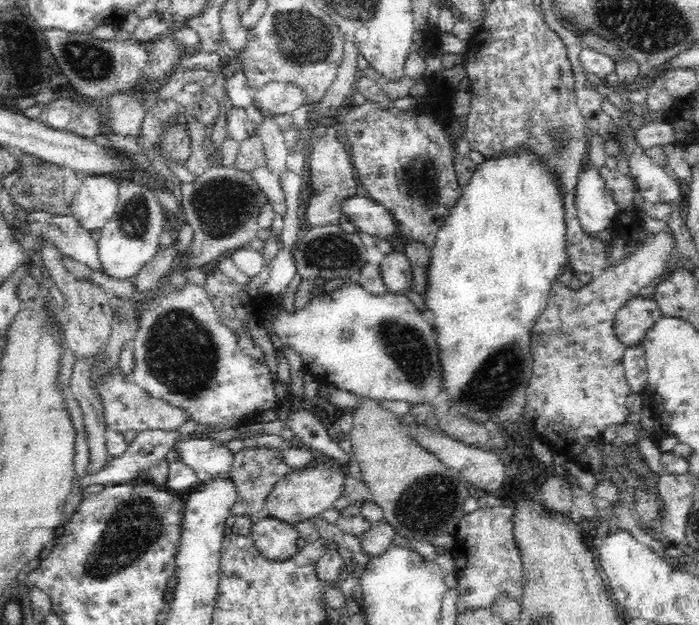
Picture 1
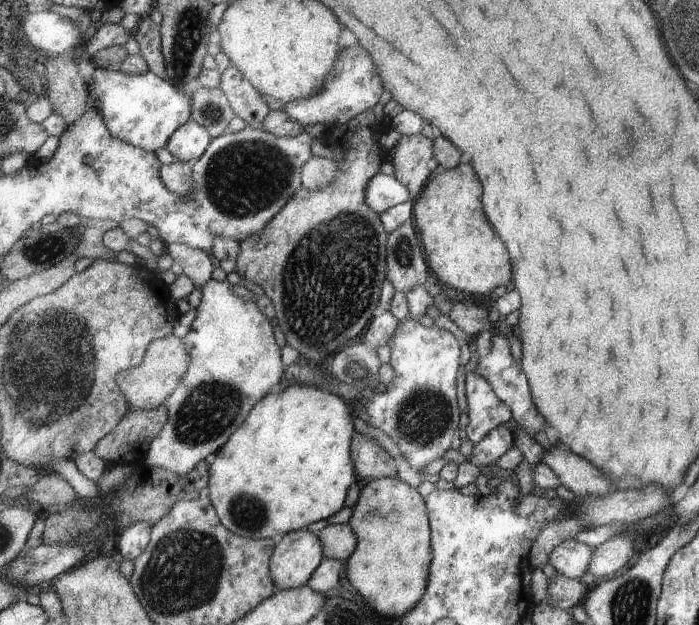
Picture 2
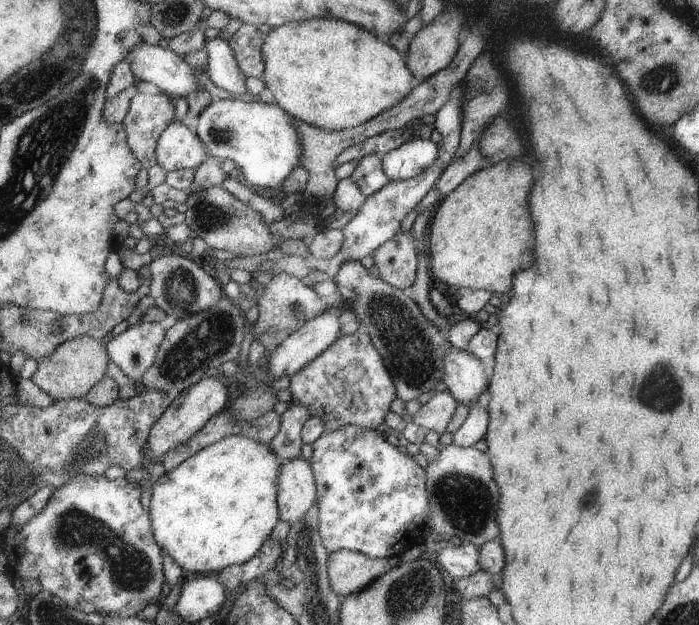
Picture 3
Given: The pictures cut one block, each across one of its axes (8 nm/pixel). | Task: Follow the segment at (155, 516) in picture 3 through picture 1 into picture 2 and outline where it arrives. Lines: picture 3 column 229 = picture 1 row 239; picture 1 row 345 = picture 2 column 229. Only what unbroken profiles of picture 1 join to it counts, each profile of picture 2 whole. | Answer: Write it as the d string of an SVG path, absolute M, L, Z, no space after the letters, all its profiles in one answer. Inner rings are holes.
M291 385L282 392L274 391L274 393L266 395L259 404L249 413L245 424L231 435L228 442L216 452L214 463L210 464L210 481L209 495L212 503L215 505L217 514L221 516L221 522L231 530L242 537L250 539L278 539L286 534L299 529L305 529L311 526L313 522L327 520L334 514L337 514L345 506L345 498L347 498L347 490L351 484L360 484L357 472L353 468L353 436L355 436L355 426L353 426L353 418L356 412L352 405L345 401L341 396L332 392L323 392L320 388L309 385Z

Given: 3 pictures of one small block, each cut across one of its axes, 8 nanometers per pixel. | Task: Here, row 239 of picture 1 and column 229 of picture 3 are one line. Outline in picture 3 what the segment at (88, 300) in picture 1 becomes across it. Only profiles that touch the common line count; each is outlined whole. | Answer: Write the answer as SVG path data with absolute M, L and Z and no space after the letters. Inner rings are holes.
M244 24L228 40L241 72L247 77L261 79L265 72L262 44L266 36L254 24Z

